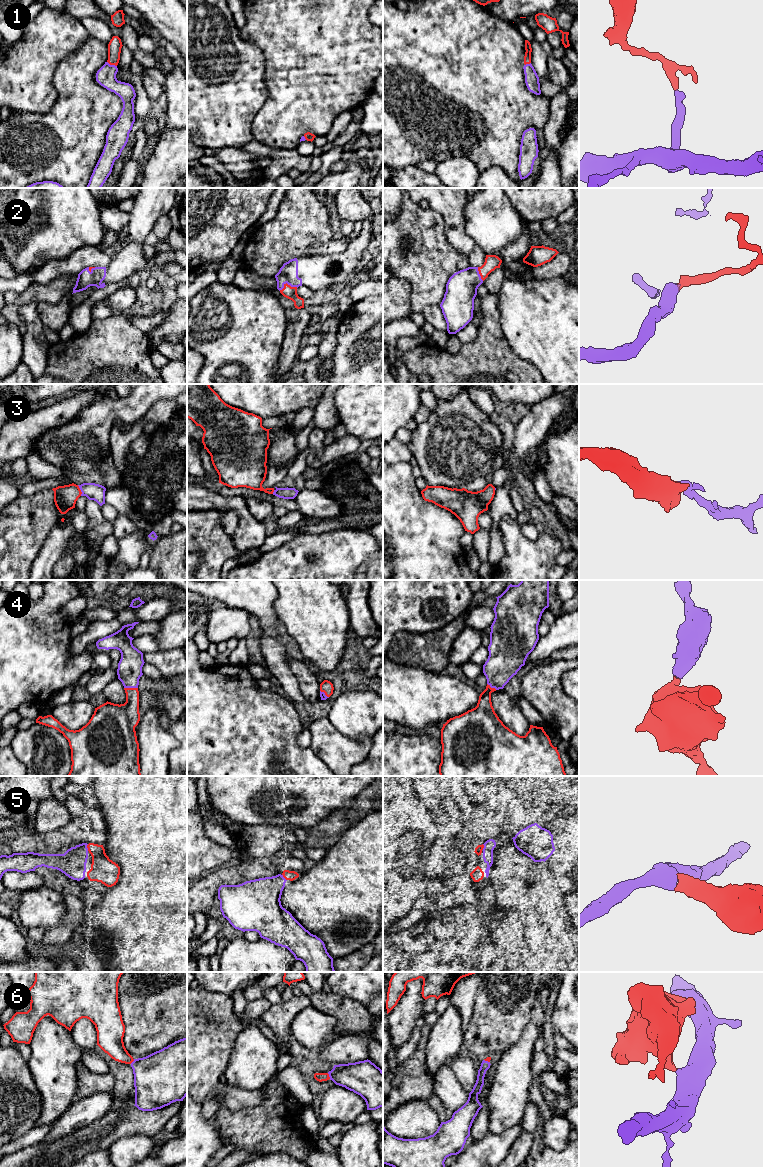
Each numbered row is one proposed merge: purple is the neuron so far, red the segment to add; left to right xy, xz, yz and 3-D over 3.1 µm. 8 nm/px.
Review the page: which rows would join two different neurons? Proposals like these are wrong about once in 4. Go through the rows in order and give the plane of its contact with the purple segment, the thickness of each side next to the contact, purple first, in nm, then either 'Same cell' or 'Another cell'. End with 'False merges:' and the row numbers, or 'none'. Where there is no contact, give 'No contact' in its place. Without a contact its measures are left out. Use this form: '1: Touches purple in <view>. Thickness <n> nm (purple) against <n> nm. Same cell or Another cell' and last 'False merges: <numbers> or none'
1: Touches purple in xy. Thickness 160 nm (purple) against 110 nm. Same cell
2: Touches purple in xz. Thickness 160 nm (purple) against 100 nm. Same cell
3: Touches purple in xy. Thickness 140 nm (purple) against 190 nm. Same cell
4: Touches purple in xy. Thickness 200 nm (purple) against 220 nm. Same cell
5: Touches purple in xy. Thickness 220 nm (purple) against 200 nm. Same cell
6: Touches purple in xz. Thickness 260 nm (purple) against 70 nm. Same cell
False merges: none

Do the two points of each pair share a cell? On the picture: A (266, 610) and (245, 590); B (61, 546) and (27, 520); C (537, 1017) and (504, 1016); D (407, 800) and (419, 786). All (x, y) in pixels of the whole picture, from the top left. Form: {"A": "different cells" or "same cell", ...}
{"A": "same cell", "B": "different cells", "C": "different cells", "D": "different cells"}

